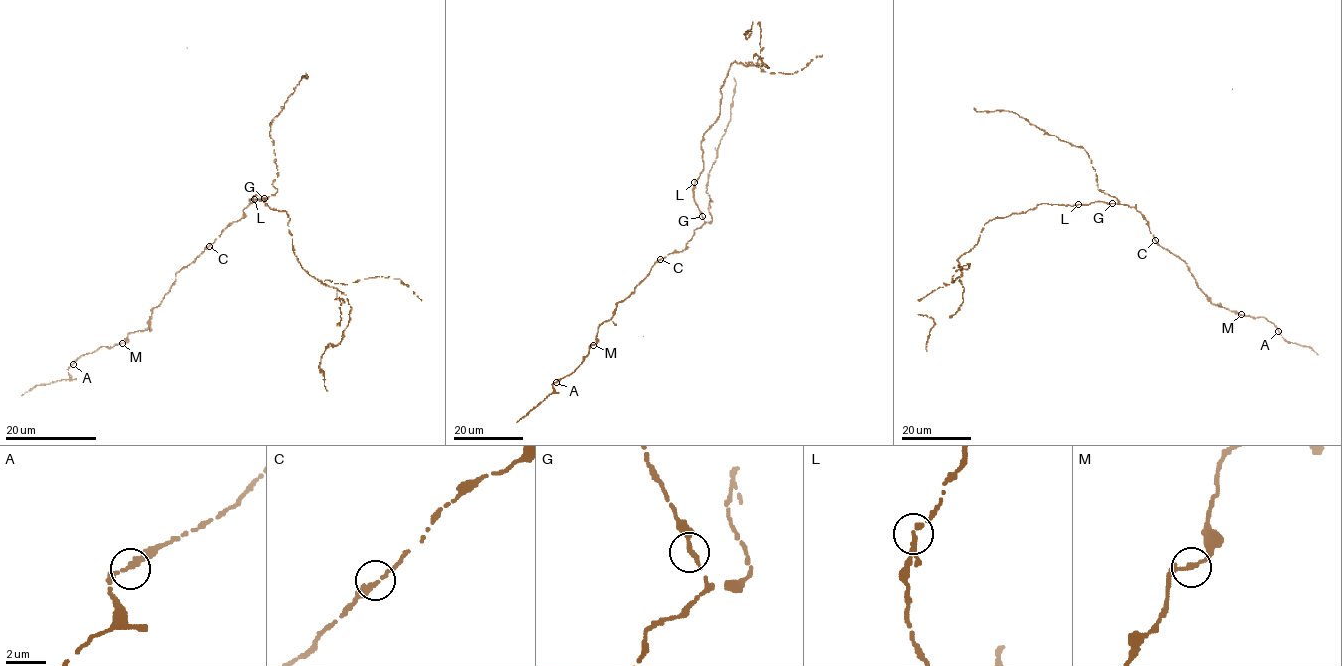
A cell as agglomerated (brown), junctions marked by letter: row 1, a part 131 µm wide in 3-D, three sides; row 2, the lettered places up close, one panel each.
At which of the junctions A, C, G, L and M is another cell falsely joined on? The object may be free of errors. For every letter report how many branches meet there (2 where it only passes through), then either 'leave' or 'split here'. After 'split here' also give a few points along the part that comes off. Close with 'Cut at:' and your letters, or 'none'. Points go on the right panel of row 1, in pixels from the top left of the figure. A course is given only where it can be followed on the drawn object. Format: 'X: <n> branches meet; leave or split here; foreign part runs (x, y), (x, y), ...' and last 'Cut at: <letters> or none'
A: 2 branches meet; leave
C: 2 branches meet; leave
G: 2 branches meet; leave
L: 2 branches meet; leave
M: 2 branches meet; leave
Cut at: none

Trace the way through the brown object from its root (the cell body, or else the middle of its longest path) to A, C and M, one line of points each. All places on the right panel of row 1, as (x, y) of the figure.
A: (1109, 203), (1126, 204), (1139, 211), (1158, 244), (1187, 263), (1212, 304), (1244, 316), (1264, 317), (1278, 331)
C: (1109, 203), (1133, 207), (1147, 222), (1155, 240)
M: (1109, 203), (1126, 204), (1139, 211), (1158, 244), (1187, 263), (1208, 299), (1241, 314)

